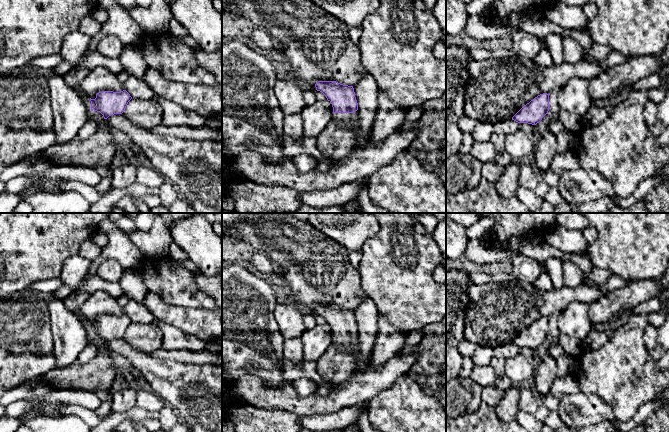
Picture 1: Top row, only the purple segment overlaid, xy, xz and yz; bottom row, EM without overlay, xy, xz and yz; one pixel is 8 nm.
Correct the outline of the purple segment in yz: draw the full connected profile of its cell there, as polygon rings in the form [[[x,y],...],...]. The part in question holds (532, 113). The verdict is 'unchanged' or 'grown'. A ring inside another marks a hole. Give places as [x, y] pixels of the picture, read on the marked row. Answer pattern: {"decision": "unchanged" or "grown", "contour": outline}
{"decision": "unchanged", "contour": [[[543,93],[524,105],[512,120],[518,123],[536,125],[549,111],[549,94]]]}

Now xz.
{"decision": "grown", "contour": [[[318,81],[316,90],[322,92],[333,107],[333,119],[341,125],[347,125],[356,134],[356,144],[352,151],[369,143],[360,129],[358,103],[353,86],[336,81]]]}

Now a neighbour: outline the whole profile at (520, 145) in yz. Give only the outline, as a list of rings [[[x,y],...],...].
[[[521,130],[505,136],[504,148],[515,162],[524,162],[535,151],[533,132]]]

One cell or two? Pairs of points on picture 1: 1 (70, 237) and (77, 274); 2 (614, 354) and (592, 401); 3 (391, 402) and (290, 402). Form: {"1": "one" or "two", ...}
{"1": "two", "2": "two", "3": "two"}

